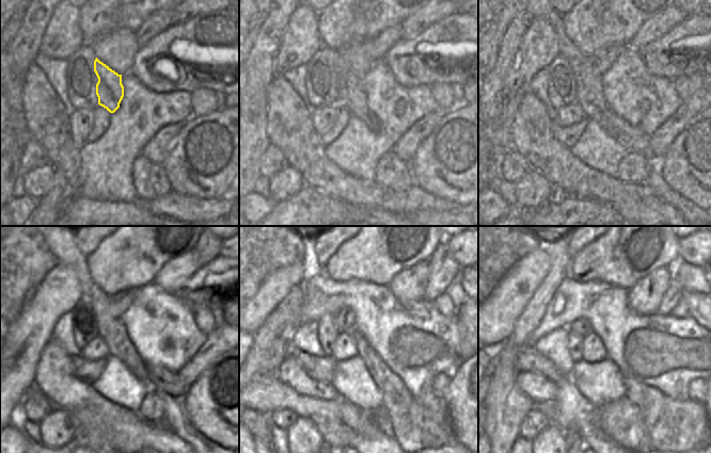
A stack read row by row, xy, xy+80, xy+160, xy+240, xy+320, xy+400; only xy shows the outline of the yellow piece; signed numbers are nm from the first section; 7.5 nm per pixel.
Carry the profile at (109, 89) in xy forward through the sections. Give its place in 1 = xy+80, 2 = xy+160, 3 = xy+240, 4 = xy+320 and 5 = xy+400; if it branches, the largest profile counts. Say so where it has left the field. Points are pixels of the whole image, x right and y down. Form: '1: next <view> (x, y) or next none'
1: next xy+80 (356, 100)
2: next xy+160 (631, 138)
3: next xy+240 (169, 383)
4: next xy+320 (441, 383)
5: next xy+400 (695, 390)

